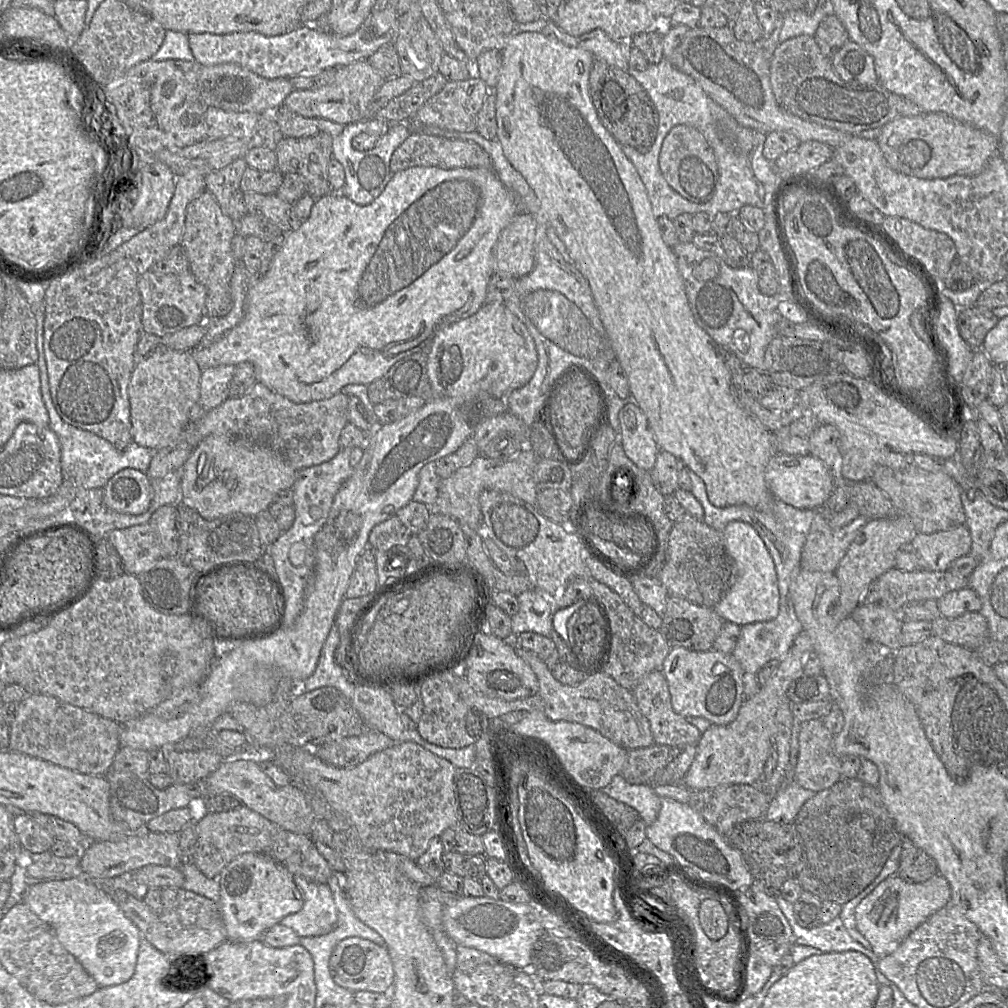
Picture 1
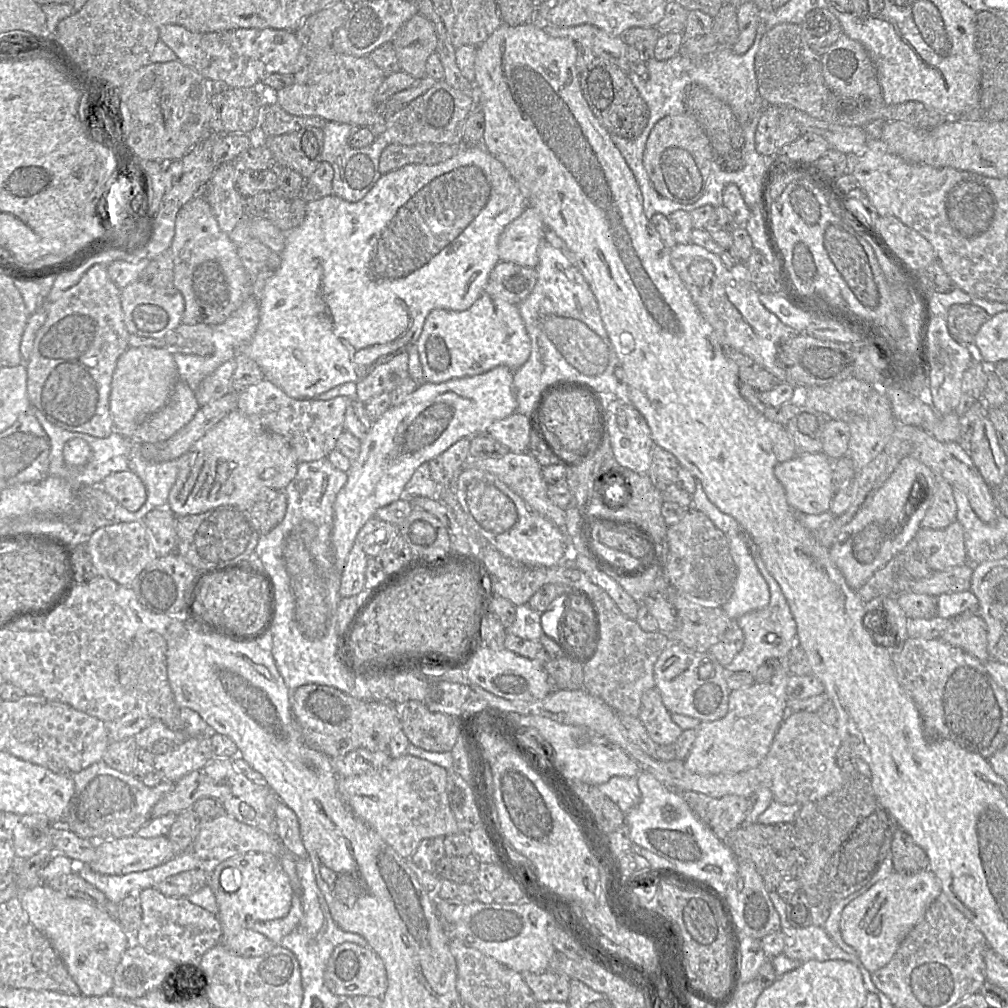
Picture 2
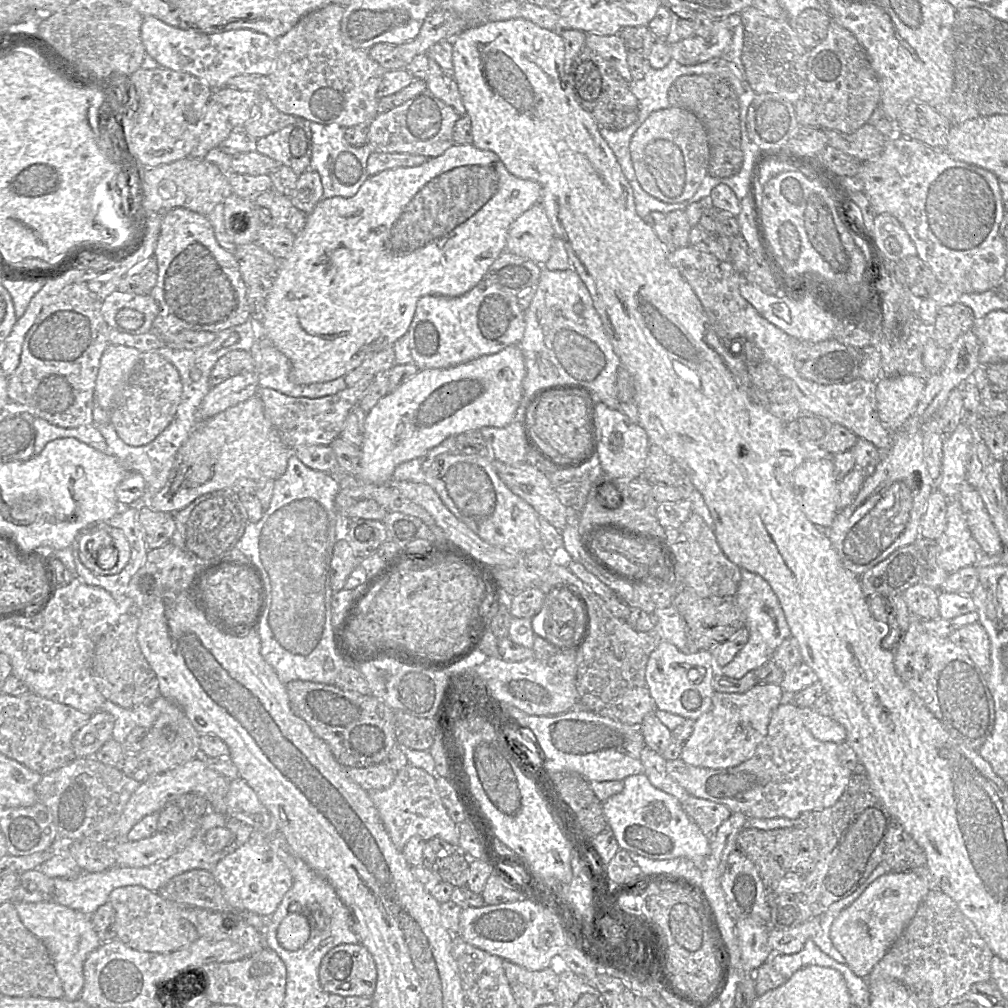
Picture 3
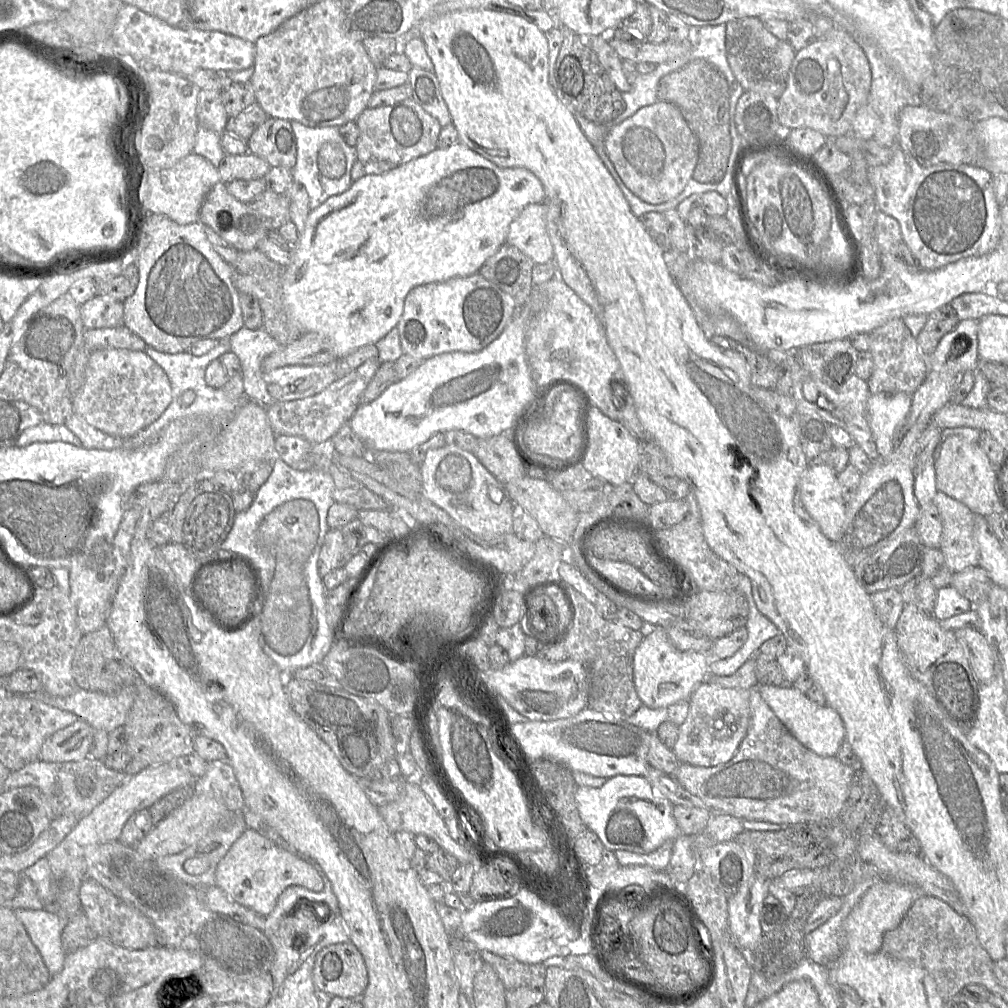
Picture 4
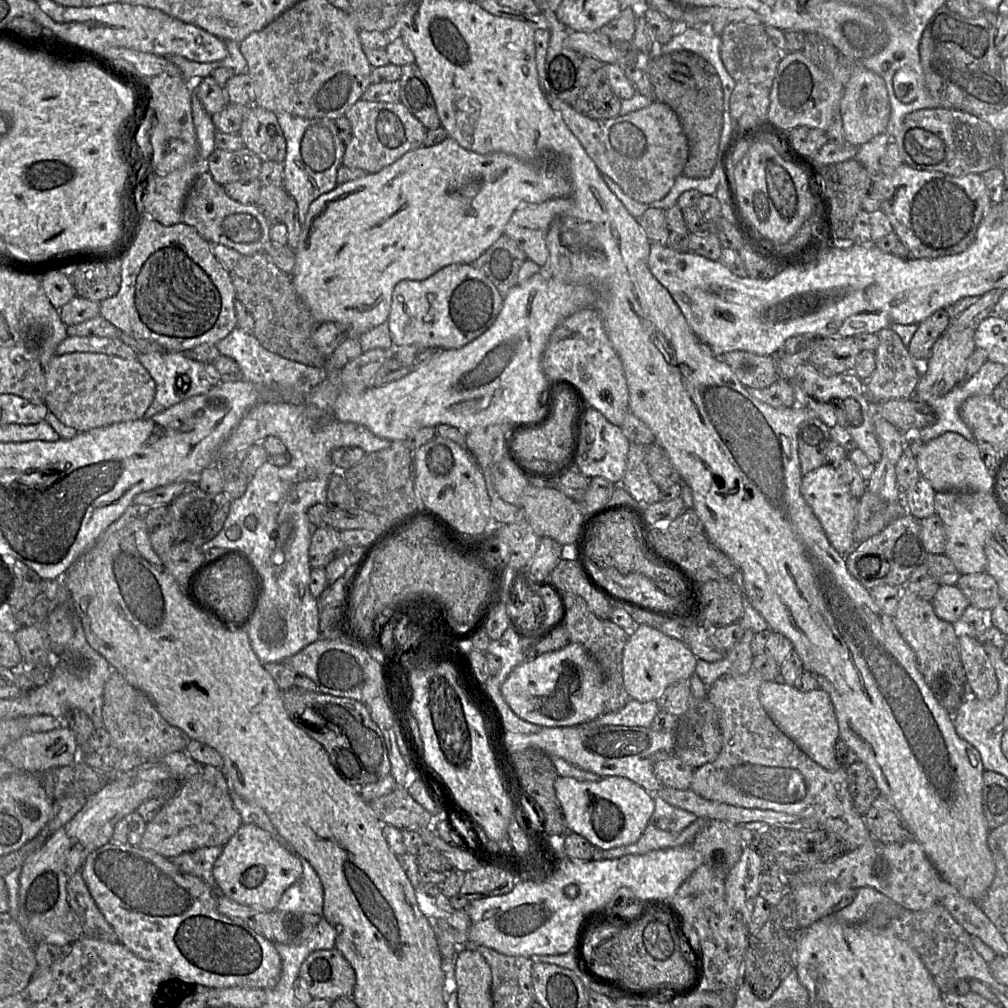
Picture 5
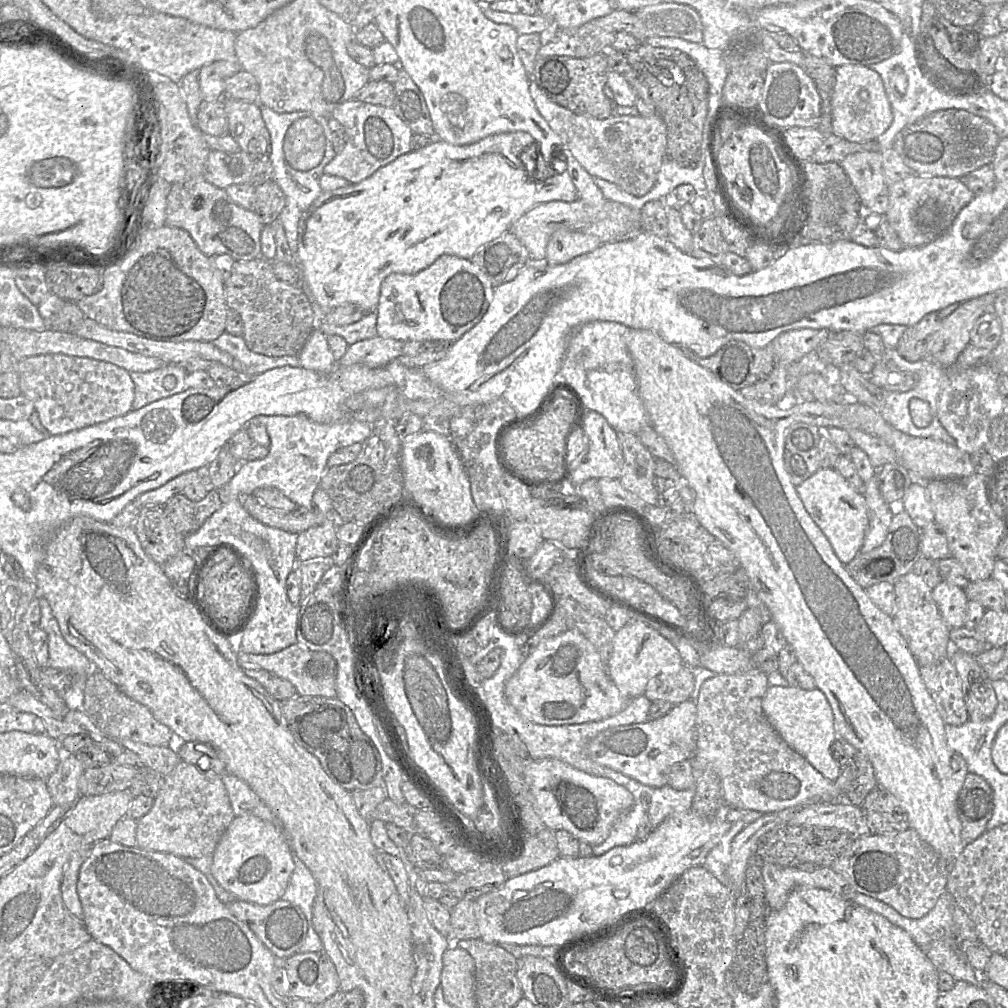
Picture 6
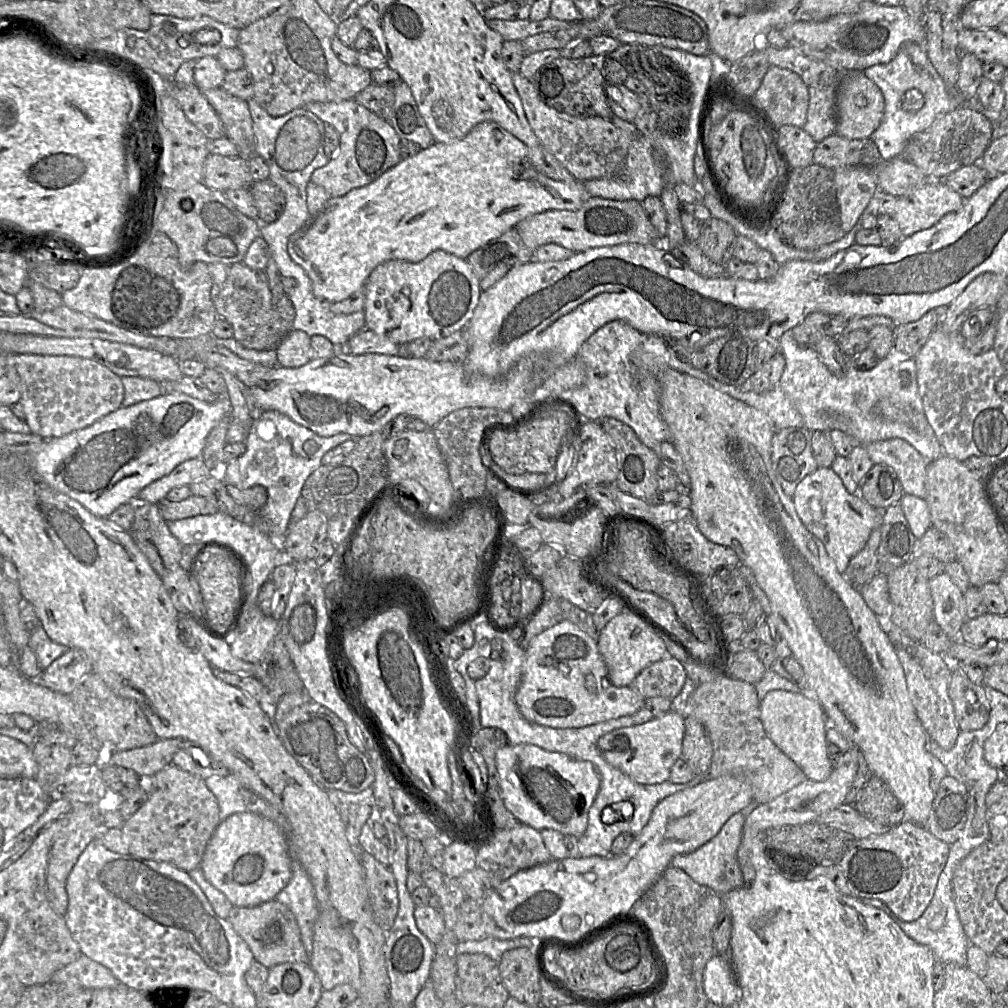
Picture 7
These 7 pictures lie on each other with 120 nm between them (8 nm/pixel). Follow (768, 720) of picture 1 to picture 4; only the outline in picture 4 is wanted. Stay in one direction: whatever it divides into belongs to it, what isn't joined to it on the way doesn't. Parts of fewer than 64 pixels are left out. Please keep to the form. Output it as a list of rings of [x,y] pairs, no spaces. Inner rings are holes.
[[[704,681],[691,694],[689,712],[679,726],[673,752],[681,763],[716,766],[728,762],[737,752],[750,723],[751,689],[724,688]]]

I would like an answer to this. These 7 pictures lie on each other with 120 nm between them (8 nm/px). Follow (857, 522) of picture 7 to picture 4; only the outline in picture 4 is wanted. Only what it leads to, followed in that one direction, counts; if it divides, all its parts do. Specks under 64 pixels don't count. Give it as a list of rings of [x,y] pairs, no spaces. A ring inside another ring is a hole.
[[[828,464],[808,466],[800,480],[800,498],[821,532],[839,543],[844,534],[846,503],[838,476]]]

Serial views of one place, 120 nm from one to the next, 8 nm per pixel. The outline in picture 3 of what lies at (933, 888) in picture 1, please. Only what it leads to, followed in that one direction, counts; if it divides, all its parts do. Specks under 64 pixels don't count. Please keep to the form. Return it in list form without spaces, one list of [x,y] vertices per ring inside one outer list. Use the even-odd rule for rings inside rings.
[[[911,871],[888,873],[839,914],[831,926],[831,940],[858,977],[867,979],[909,925],[929,891],[928,884]]]

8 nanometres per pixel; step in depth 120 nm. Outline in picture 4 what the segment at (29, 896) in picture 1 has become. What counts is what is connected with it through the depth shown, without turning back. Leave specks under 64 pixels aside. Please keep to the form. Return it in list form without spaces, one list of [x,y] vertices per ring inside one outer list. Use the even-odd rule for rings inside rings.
[[[19,908],[13,911],[39,951],[50,974],[58,974],[63,968],[67,955],[61,943],[65,921],[57,914],[45,909]]]

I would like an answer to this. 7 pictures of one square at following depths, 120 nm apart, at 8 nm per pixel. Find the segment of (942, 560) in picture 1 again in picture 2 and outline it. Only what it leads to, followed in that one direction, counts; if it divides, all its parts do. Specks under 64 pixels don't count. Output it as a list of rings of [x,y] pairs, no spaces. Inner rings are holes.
[[[958,521],[941,530],[920,528],[915,540],[933,572],[947,571],[968,561],[964,531]]]

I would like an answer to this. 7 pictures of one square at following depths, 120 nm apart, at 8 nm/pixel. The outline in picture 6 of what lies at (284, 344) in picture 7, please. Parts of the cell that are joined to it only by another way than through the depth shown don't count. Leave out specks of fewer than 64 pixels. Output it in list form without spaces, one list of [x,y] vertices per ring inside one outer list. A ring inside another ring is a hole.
[[[318,329],[312,331],[298,359],[300,367],[321,374],[331,373],[338,364],[329,348],[326,336]]]

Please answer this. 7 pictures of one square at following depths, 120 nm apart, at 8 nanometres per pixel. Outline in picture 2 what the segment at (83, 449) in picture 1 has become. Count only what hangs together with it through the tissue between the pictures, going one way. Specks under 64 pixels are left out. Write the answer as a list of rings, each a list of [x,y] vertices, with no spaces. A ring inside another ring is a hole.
[[[33,411],[38,422],[50,439],[51,449],[49,456],[49,475],[66,480],[72,487],[81,488],[83,486],[100,486],[102,481],[110,474],[122,471],[130,471],[128,470],[128,460],[130,452],[133,448],[132,440],[126,439],[115,431],[113,431],[106,438],[98,438],[80,432],[71,432],[49,422],[40,411]],[[74,438],[84,440],[92,450],[90,460],[81,466],[71,466],[65,462],[63,457],[63,447],[65,443]]]

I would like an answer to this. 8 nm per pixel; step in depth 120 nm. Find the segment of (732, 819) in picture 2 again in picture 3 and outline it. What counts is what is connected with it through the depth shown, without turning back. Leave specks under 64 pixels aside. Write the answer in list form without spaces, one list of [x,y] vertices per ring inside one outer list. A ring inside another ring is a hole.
[[[689,795],[681,801],[686,814],[699,826],[702,832],[712,838],[719,826],[727,820],[733,812],[725,805]]]

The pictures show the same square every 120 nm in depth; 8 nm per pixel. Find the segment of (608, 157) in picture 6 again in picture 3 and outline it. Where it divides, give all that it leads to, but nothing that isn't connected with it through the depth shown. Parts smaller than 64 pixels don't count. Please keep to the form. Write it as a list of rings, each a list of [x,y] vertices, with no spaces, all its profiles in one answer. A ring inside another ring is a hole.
[[[679,107],[652,112],[632,136],[629,150],[642,189],[665,203],[690,199],[708,174],[710,149],[706,130],[694,114]]]

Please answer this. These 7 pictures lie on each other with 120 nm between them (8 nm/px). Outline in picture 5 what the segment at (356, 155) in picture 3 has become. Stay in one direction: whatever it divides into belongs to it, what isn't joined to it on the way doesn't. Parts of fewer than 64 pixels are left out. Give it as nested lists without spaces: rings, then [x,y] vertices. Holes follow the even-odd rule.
[[[285,112],[275,114],[287,143],[287,153],[283,162],[283,188],[297,204],[302,230],[310,204],[337,186],[337,172],[342,166],[346,146],[340,141],[333,120],[306,119]]]

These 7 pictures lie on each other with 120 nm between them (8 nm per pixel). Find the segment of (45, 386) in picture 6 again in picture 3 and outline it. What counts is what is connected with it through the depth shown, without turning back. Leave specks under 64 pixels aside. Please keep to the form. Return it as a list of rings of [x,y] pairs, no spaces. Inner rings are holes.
[[[155,351],[143,352],[122,392],[122,402],[110,412],[110,424],[130,446],[153,441],[173,420],[181,401],[182,382],[178,370]]]

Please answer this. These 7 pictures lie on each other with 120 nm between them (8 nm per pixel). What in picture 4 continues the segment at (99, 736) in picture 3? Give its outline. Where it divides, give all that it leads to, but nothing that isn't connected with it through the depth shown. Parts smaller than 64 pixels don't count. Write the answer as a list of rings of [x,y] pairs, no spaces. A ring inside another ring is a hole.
[[[82,719],[58,730],[44,742],[39,760],[70,762],[88,757],[94,731],[95,729]]]

